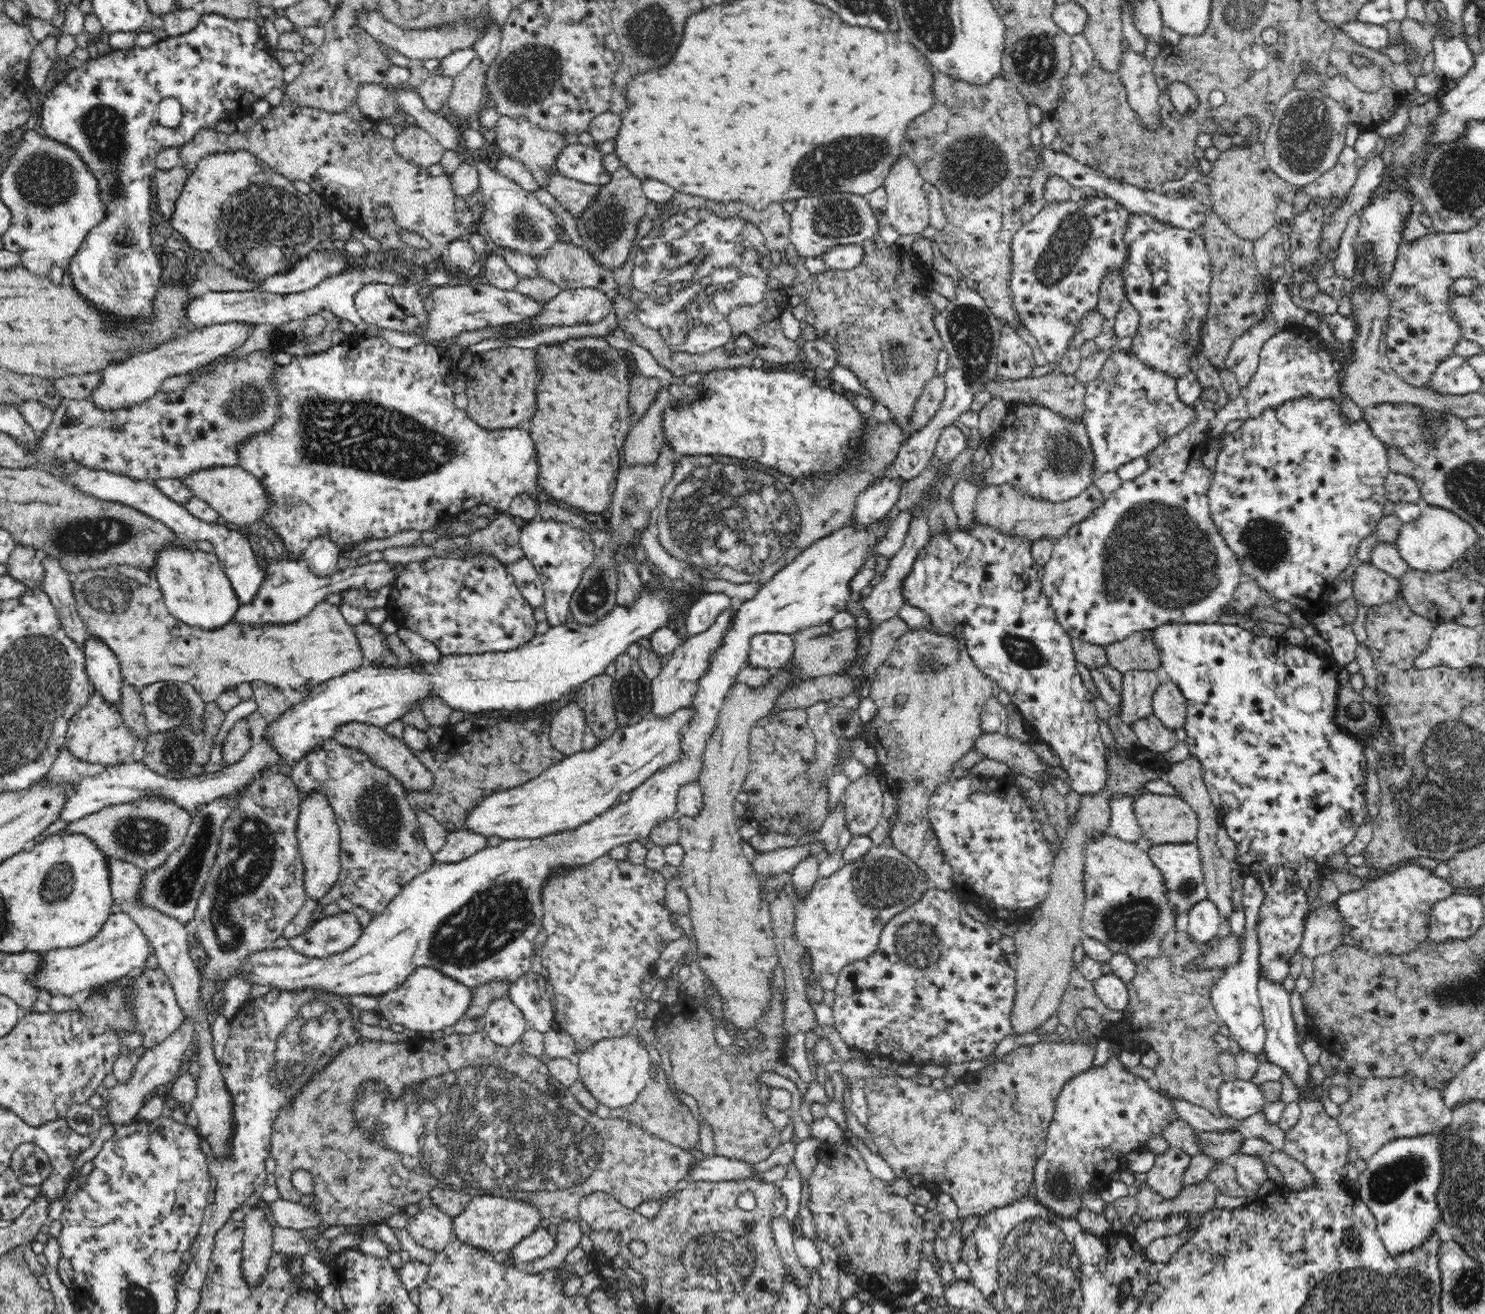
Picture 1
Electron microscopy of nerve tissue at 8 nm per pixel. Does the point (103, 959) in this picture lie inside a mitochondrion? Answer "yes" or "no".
no

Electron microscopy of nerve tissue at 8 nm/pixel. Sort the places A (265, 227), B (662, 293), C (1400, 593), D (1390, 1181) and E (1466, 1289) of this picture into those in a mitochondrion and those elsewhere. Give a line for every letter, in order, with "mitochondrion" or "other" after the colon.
A: mitochondrion
B: mitochondrion
C: other
D: mitochondrion
E: mitochondrion

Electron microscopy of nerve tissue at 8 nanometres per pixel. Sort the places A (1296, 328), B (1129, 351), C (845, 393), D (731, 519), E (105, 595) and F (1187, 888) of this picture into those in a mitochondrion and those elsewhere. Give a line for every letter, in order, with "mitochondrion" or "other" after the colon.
A: other
B: other
C: other
D: mitochondrion
E: mitochondrion
F: mitochondrion

